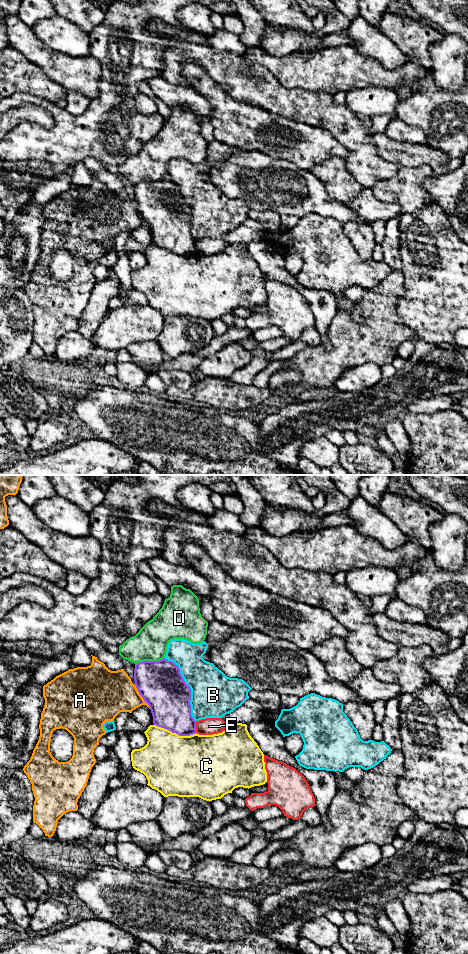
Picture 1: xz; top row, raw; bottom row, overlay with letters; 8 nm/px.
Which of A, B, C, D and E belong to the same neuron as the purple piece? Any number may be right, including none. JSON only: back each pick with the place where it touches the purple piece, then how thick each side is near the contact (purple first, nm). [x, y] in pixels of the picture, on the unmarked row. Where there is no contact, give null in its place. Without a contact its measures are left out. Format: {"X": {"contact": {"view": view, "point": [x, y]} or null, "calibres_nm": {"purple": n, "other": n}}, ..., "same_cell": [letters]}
{"same_cell": []}

